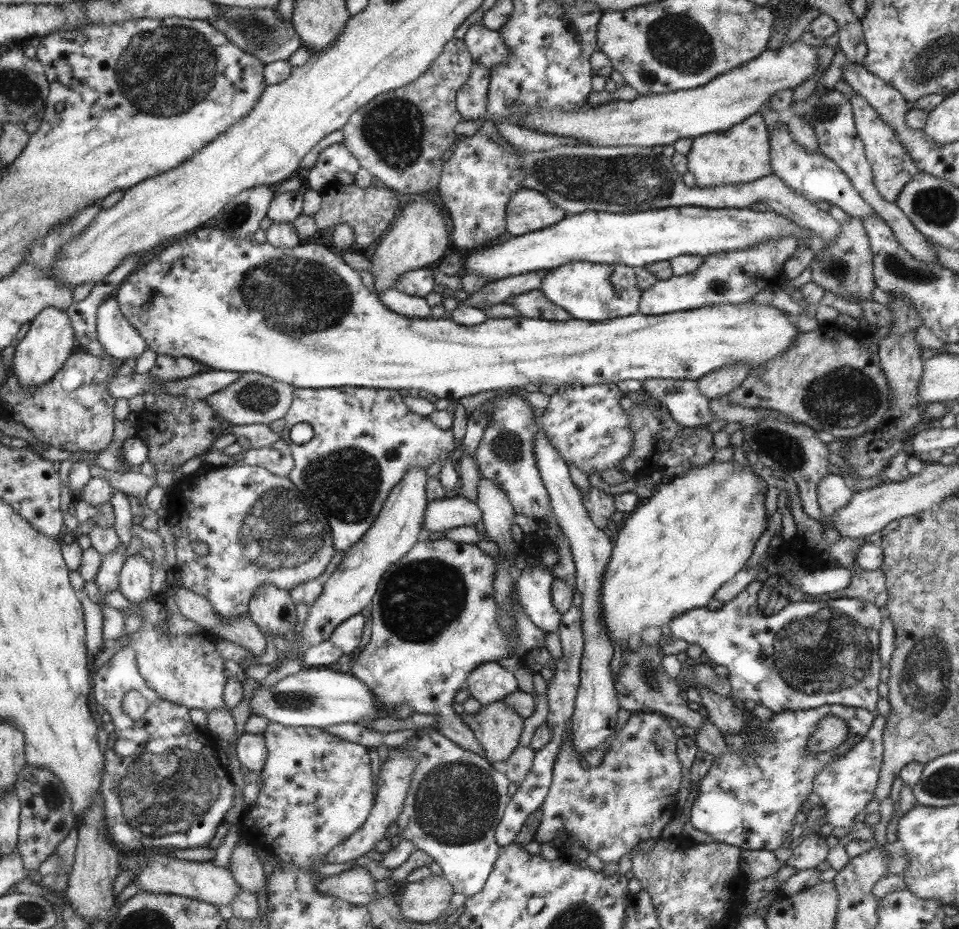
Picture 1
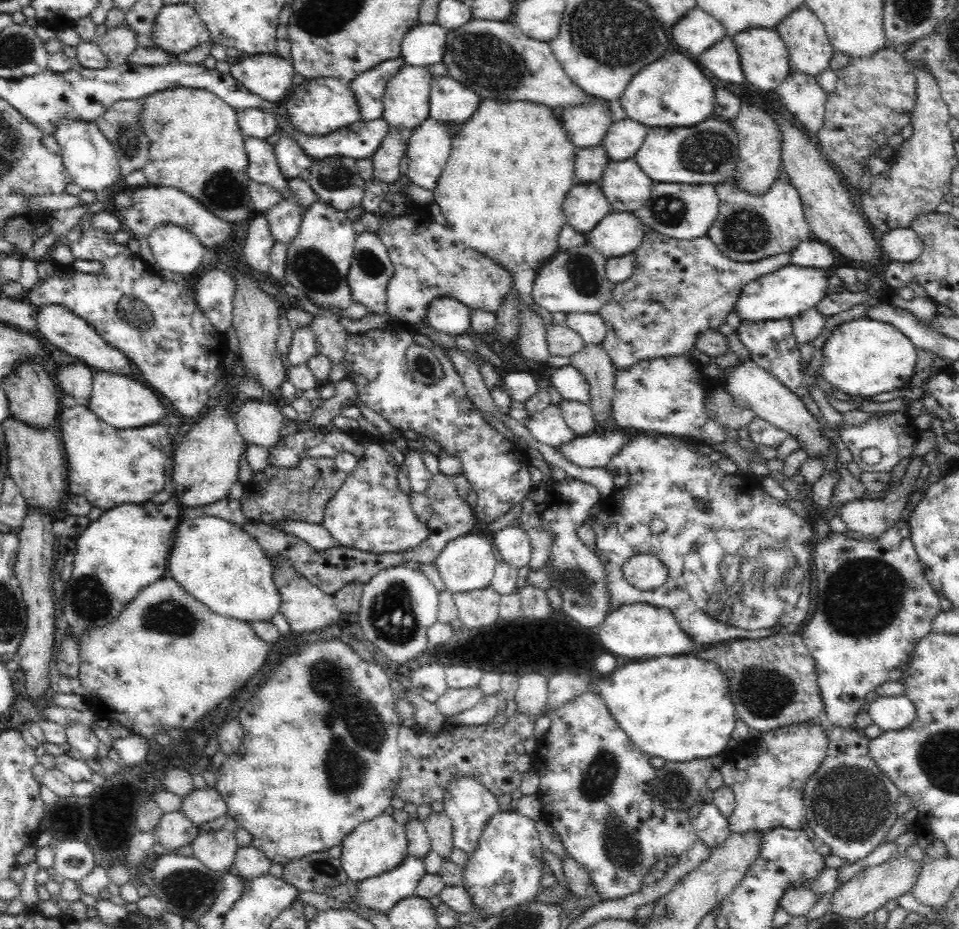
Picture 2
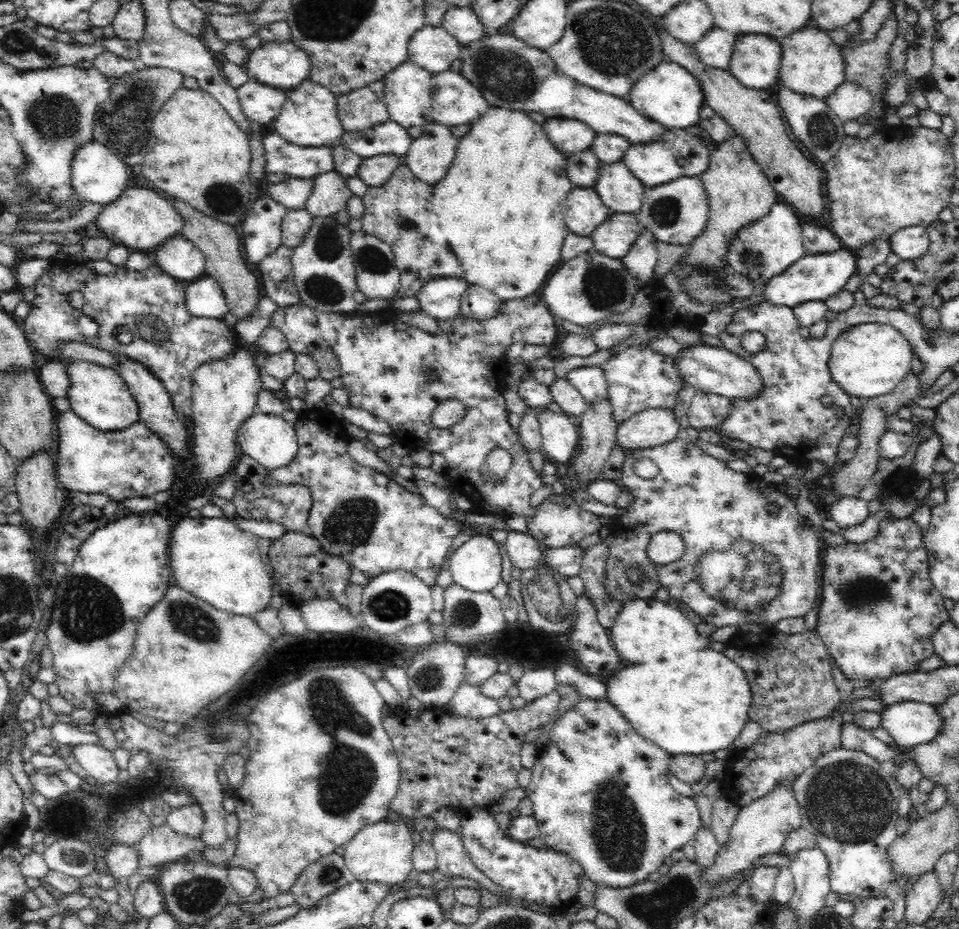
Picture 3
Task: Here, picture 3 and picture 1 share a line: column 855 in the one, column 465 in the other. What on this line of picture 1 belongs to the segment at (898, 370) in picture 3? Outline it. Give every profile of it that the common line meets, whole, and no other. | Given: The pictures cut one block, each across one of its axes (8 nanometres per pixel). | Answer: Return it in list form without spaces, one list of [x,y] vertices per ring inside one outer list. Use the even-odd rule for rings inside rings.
[[[203,228],[203,230],[197,230],[197,232],[193,232],[193,234],[189,234],[189,236],[185,236],[185,238],[181,238],[181,240],[177,240],[177,242],[173,242],[171,246],[165,246],[165,248],[161,248],[155,256],[151,256],[151,258],[147,258],[133,274],[129,272],[127,274],[127,278],[123,280],[123,284],[121,284],[121,288],[115,292],[115,296],[113,296],[115,300],[117,300],[117,304],[119,304],[119,310],[123,312],[123,316],[135,326],[135,330],[141,334],[141,338],[145,338],[145,342],[147,342],[147,348],[151,350],[151,352],[155,352],[157,356],[171,356],[171,358],[191,358],[191,360],[197,360],[197,362],[201,362],[201,364],[207,364],[209,368],[213,368],[213,370],[225,370],[225,372],[235,372],[235,374],[263,374],[263,376],[267,376],[267,378],[273,378],[273,380],[277,380],[277,382],[283,382],[283,384],[291,384],[293,388],[305,388],[305,390],[337,390],[337,388],[373,388],[373,390],[395,390],[395,392],[407,392],[407,390],[411,390],[413,394],[417,394],[417,392],[421,392],[421,390],[425,390],[425,394],[429,396],[437,396],[437,400],[441,400],[441,398],[445,398],[445,400],[449,400],[449,402],[455,402],[455,400],[459,400],[459,398],[463,398],[463,396],[473,396],[473,394],[479,394],[479,392],[489,392],[489,390],[495,390],[495,392],[503,392],[503,390],[513,390],[513,388],[517,388],[517,390],[521,390],[525,384],[535,384],[535,386],[539,386],[539,384],[553,384],[553,386],[563,386],[563,384],[583,384],[583,386],[589,386],[589,384],[601,384],[601,382],[605,382],[605,384],[617,384],[619,380],[639,380],[639,382],[643,382],[643,380],[649,380],[649,378],[663,378],[663,380],[699,380],[701,376],[705,376],[705,374],[709,374],[709,372],[715,372],[715,370],[721,370],[723,366],[745,366],[745,368],[757,368],[757,366],[763,366],[765,362],[769,362],[771,358],[777,358],[777,356],[781,356],[783,352],[787,352],[791,346],[793,346],[793,340],[799,336],[799,330],[795,328],[795,324],[793,324],[793,318],[791,316],[787,316],[787,312],[783,312],[783,310],[777,310],[773,304],[757,304],[757,302],[749,302],[749,304],[715,304],[715,306],[703,306],[703,308],[697,308],[697,310],[685,310],[685,312],[673,312],[673,314],[663,314],[663,316],[643,316],[641,312],[637,312],[637,314],[631,314],[631,316],[627,316],[627,318],[613,318],[613,320],[605,320],[605,322],[579,322],[579,320],[567,320],[567,322],[545,322],[545,320],[537,320],[537,318],[489,318],[489,320],[485,320],[485,322],[481,322],[481,326],[459,326],[457,322],[453,322],[453,320],[431,320],[431,318],[423,318],[423,320],[419,320],[419,318],[405,318],[405,316],[399,316],[397,312],[391,312],[383,302],[381,302],[381,298],[377,296],[377,294],[371,294],[369,290],[365,290],[363,288],[363,284],[361,284],[361,278],[359,278],[359,274],[347,264],[347,262],[343,262],[343,258],[339,258],[337,254],[333,254],[333,250],[329,250],[329,248],[325,248],[325,246],[319,246],[319,244],[315,244],[315,242],[301,242],[299,246],[295,246],[295,248],[287,248],[287,250],[277,250],[275,246],[271,246],[271,244],[257,244],[257,242],[243,242],[243,240],[233,240],[231,236],[225,236],[221,230],[215,230],[215,228]]]

